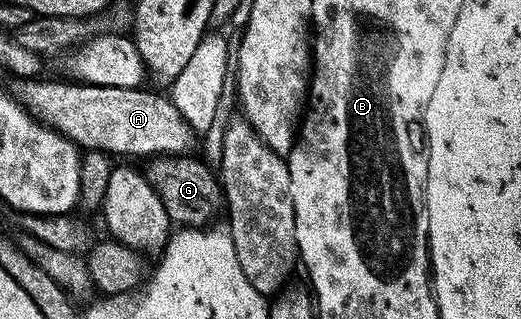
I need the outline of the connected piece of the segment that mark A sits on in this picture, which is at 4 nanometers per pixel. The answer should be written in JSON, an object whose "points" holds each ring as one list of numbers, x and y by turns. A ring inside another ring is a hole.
{"points":[[78,80,67,82,27,82,23,86,23,107,39,121,52,126,84,151,103,150,110,156,132,154,150,159,168,154,186,155,193,131,177,112,166,93,154,94,148,88,88,86]]}

